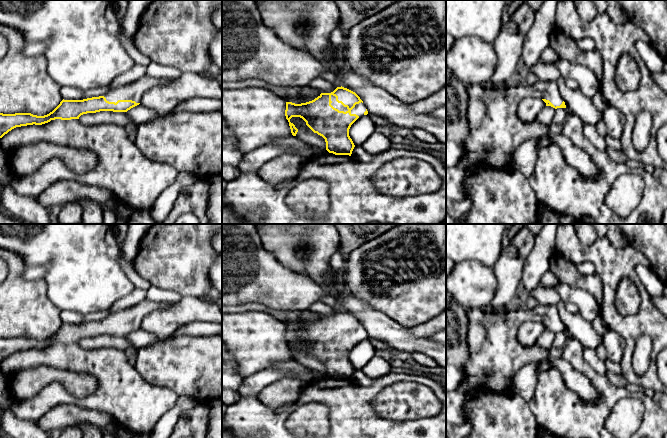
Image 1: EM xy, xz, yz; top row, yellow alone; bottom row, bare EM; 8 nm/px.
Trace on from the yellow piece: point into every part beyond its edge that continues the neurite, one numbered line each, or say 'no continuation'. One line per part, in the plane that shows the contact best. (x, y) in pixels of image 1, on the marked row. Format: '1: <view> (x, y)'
1: xz (335, 104)

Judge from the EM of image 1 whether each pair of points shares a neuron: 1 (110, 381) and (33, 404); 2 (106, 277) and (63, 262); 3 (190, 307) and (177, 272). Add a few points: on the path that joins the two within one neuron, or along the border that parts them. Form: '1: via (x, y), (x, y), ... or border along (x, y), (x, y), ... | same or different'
1: via (92, 401), (53, 399) | same
2: via (95, 277), (89, 277), (74, 262) | same
3: border along (182, 296), (192, 296), (199, 299) | different

